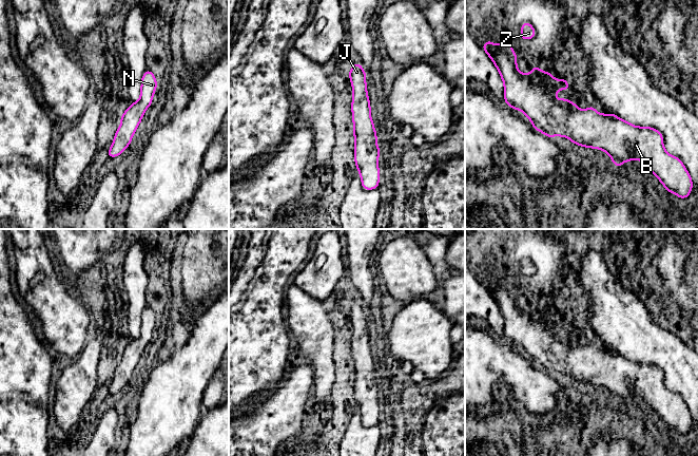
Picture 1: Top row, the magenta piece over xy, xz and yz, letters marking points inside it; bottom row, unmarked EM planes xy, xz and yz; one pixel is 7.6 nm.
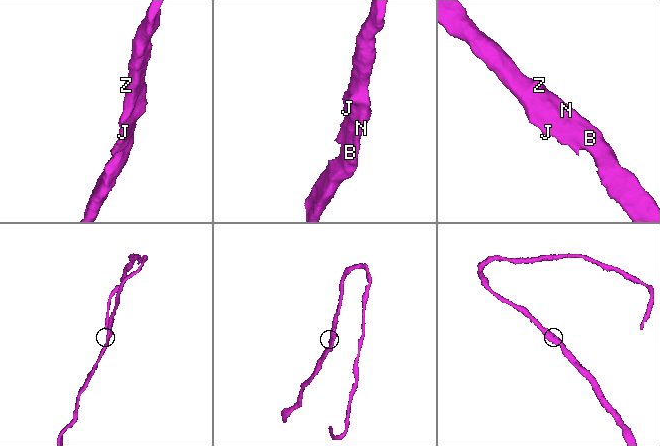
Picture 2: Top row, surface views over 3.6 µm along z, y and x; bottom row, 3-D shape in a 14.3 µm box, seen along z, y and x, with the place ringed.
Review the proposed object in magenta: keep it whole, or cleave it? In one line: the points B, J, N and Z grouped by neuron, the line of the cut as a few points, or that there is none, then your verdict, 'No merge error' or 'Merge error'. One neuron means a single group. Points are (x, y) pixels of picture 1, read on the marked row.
Groups: B J N Z. No split. No merge error

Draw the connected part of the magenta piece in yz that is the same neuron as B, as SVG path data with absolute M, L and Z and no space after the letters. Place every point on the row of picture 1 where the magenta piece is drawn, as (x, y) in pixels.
M490 40L486 41L482 49L487 53L489 58L493 61L498 69L501 78L504 82L504 99L508 107L523 112L531 121L532 127L545 134L547 137L563 136L570 139L575 145L580 145L585 148L596 148L605 151L612 158L613 164L620 168L620 166L628 160L639 159L648 168L654 175L663 184L664 189L668 192L675 193L680 198L686 198L693 188L693 182L690 173L685 169L683 163L676 156L666 152L663 147L662 134L651 127L636 127L624 119L619 118L615 114L601 114L594 108L593 103L586 110L580 110L573 100L568 101L563 96L562 100L556 98L556 94L560 89L568 92L567 79L558 80L552 77L547 71L541 72L541 68L534 65L530 74L523 74L517 69L517 56L512 51L512 44L509 42L502 42L493 44Z

